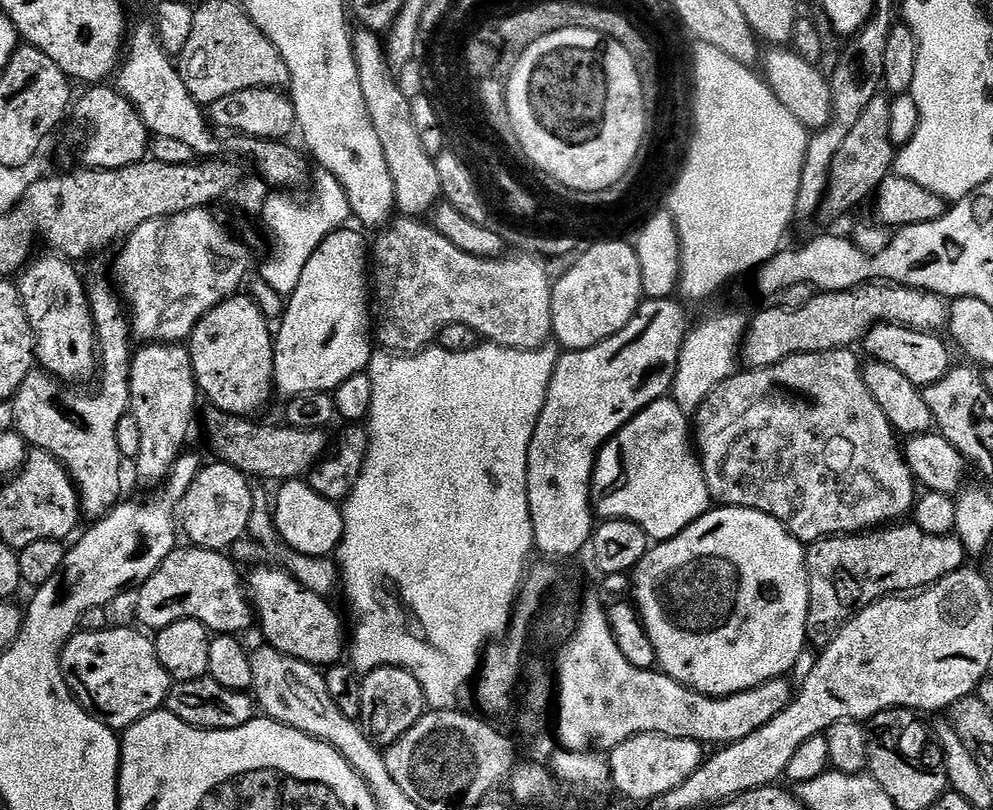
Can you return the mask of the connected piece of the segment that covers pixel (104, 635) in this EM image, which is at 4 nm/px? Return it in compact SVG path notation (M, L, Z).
M115 626L100 632L77 631L60 651L60 669L66 686L91 716L113 730L129 728L151 712L161 711L174 683L162 662L158 662L155 643L140 632Z

